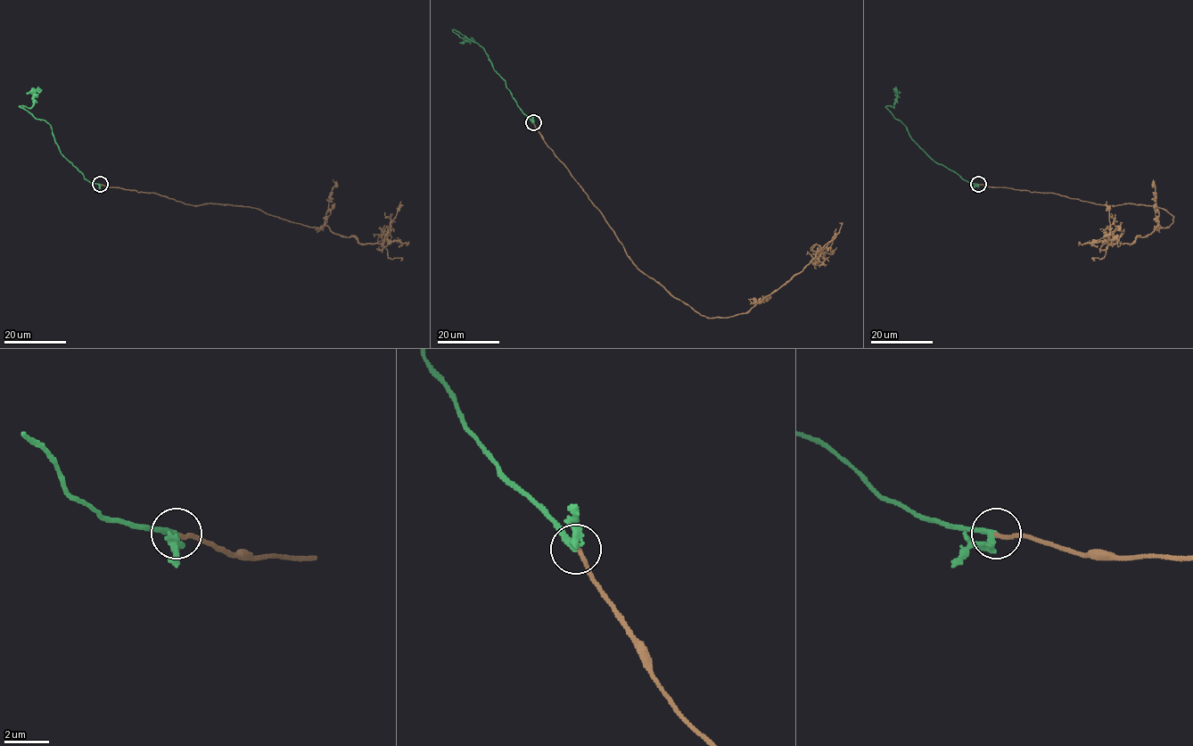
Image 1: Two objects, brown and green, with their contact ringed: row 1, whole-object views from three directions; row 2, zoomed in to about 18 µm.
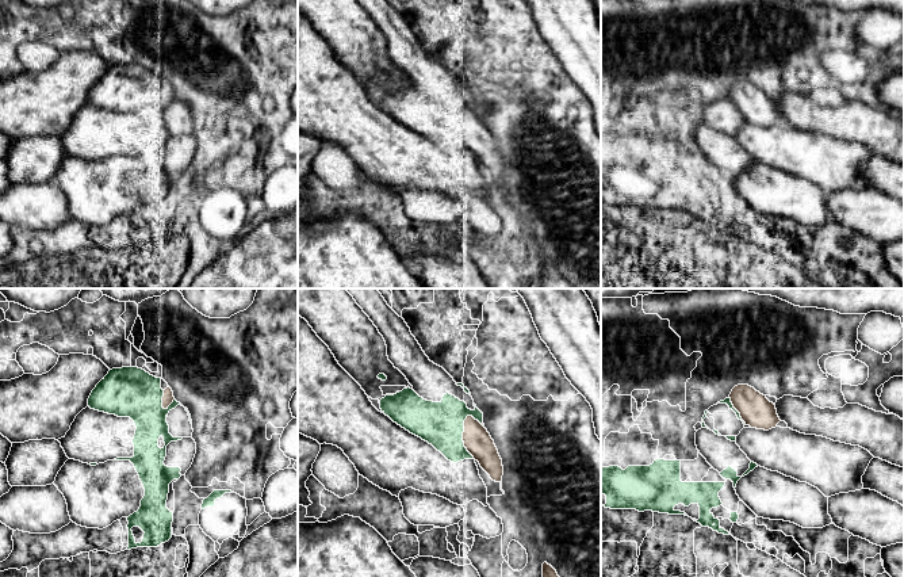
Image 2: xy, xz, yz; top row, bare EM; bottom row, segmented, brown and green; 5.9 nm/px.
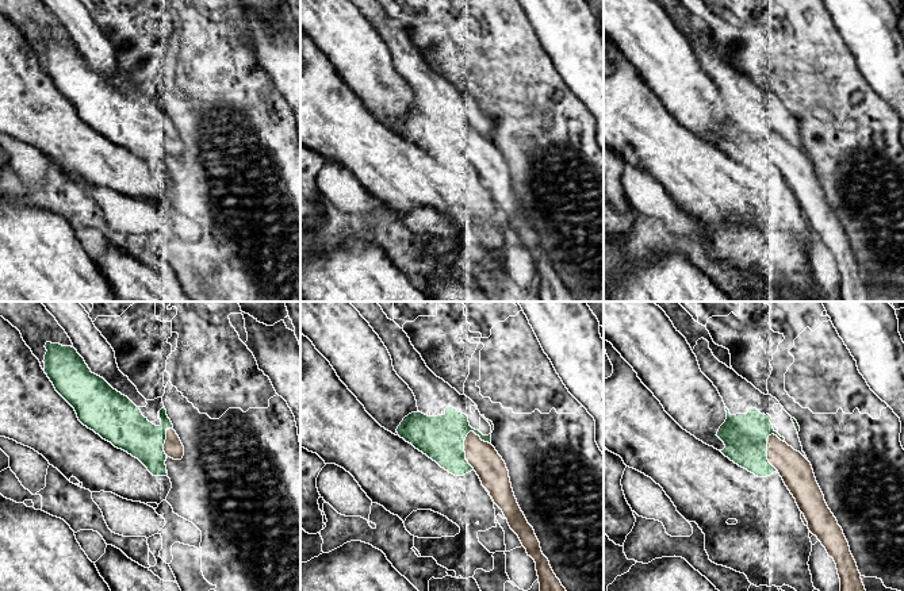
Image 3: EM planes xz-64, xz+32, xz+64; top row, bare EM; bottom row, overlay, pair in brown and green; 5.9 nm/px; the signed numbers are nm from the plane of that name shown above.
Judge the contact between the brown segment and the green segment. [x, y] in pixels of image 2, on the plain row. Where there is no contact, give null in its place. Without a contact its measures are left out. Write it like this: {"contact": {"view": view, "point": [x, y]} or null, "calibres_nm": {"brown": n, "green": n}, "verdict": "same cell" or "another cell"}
{"contact": {"view": "xz", "point": [463, 133]}, "calibres_nm": {"brown": 160, "green": 280}, "verdict": "same cell"}

